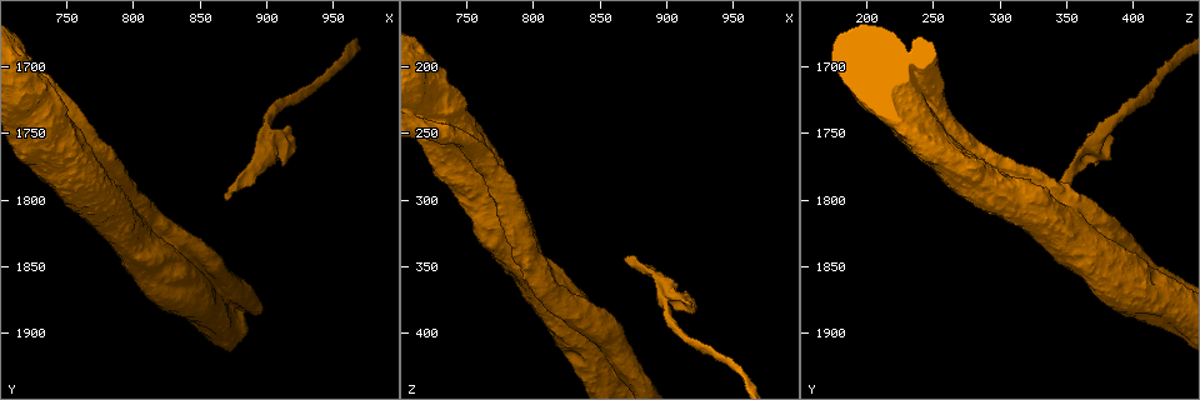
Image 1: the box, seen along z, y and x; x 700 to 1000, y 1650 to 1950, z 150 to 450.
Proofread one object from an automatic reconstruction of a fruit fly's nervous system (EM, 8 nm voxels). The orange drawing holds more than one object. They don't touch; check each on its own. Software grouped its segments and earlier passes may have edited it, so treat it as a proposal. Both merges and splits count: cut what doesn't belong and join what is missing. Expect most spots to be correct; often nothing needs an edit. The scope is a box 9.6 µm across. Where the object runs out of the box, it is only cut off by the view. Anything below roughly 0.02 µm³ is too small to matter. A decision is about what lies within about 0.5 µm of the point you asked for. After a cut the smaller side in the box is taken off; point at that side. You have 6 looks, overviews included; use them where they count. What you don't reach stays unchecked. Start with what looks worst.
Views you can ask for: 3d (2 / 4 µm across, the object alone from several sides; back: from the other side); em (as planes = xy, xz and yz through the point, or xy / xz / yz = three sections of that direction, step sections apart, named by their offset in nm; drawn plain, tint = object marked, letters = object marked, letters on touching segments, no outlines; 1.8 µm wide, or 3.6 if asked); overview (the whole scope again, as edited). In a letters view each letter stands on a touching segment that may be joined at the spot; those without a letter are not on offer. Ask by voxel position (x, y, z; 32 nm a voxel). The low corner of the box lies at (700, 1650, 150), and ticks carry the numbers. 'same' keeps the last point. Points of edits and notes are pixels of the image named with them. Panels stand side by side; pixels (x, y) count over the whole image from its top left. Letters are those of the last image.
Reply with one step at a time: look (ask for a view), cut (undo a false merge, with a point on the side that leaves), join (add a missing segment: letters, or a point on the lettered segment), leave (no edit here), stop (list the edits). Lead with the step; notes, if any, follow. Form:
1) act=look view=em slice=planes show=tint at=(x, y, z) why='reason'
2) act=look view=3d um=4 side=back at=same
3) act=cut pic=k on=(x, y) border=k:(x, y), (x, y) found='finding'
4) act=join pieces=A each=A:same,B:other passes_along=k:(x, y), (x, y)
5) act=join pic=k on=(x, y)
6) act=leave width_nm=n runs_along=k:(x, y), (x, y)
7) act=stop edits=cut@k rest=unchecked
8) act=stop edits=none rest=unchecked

act=look view=3d um=2 at=(916, 1746, 376) why='free end'

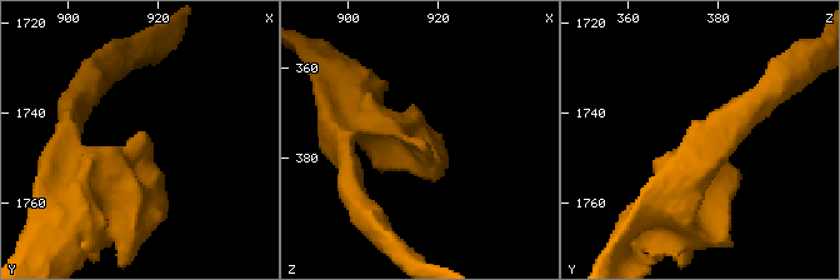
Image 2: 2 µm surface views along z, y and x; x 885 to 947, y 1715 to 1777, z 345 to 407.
act=look view=em slice=planes show=plain at=(916, 1744, 377)

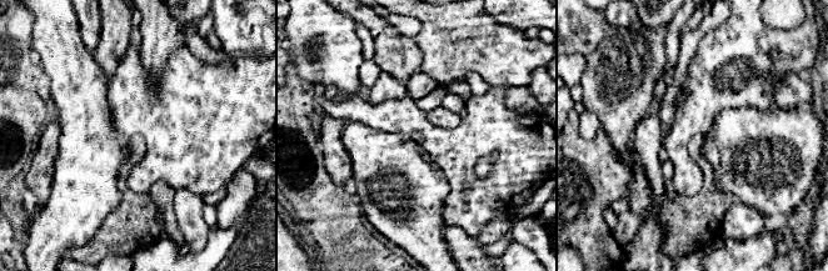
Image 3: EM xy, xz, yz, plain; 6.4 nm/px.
act=look view=em slice=planes show=letters at=same why='what lies round it'

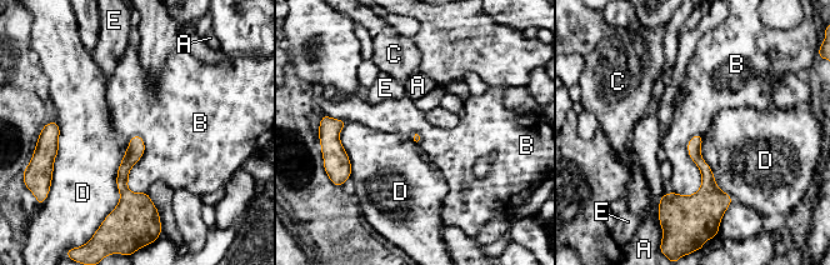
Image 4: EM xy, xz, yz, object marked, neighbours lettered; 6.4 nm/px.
act=leave each=A:other,B:other,C:other,D:other,E:other border=4:(700, 134), (701, 185), (679, 195) found='no lettered segment goes on from it'

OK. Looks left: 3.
act=look view=3d um=4 at=(870, 1800, 344) why='an open end'

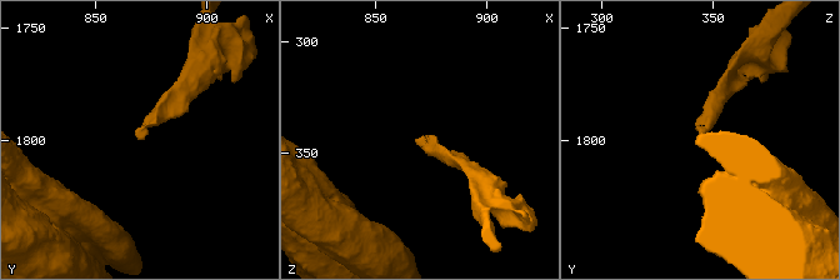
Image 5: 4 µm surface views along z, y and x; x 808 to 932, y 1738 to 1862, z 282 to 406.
act=look view=em um=3.6 slice=planes show=letters at=(868, 1799, 345)

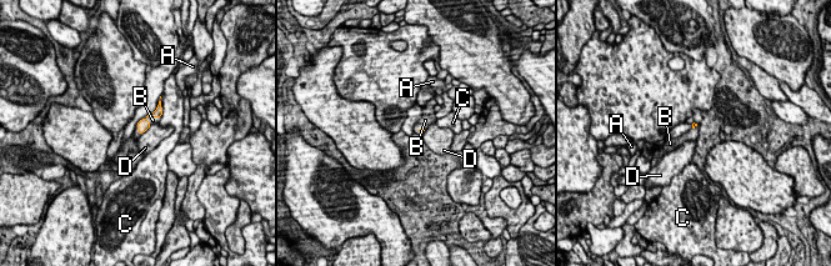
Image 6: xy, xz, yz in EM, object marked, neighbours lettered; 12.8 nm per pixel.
act=join pieces=B each=A:other,B:same,C:other,D:other found='the cell continues'

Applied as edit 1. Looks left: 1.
act=stop edits=join@6 rest=unchecked

